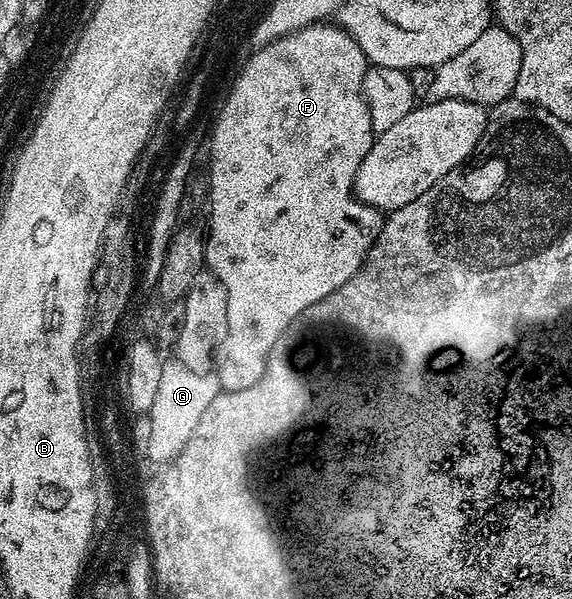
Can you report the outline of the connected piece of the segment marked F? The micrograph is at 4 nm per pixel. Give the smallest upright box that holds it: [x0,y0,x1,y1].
[205,22,383,391]

